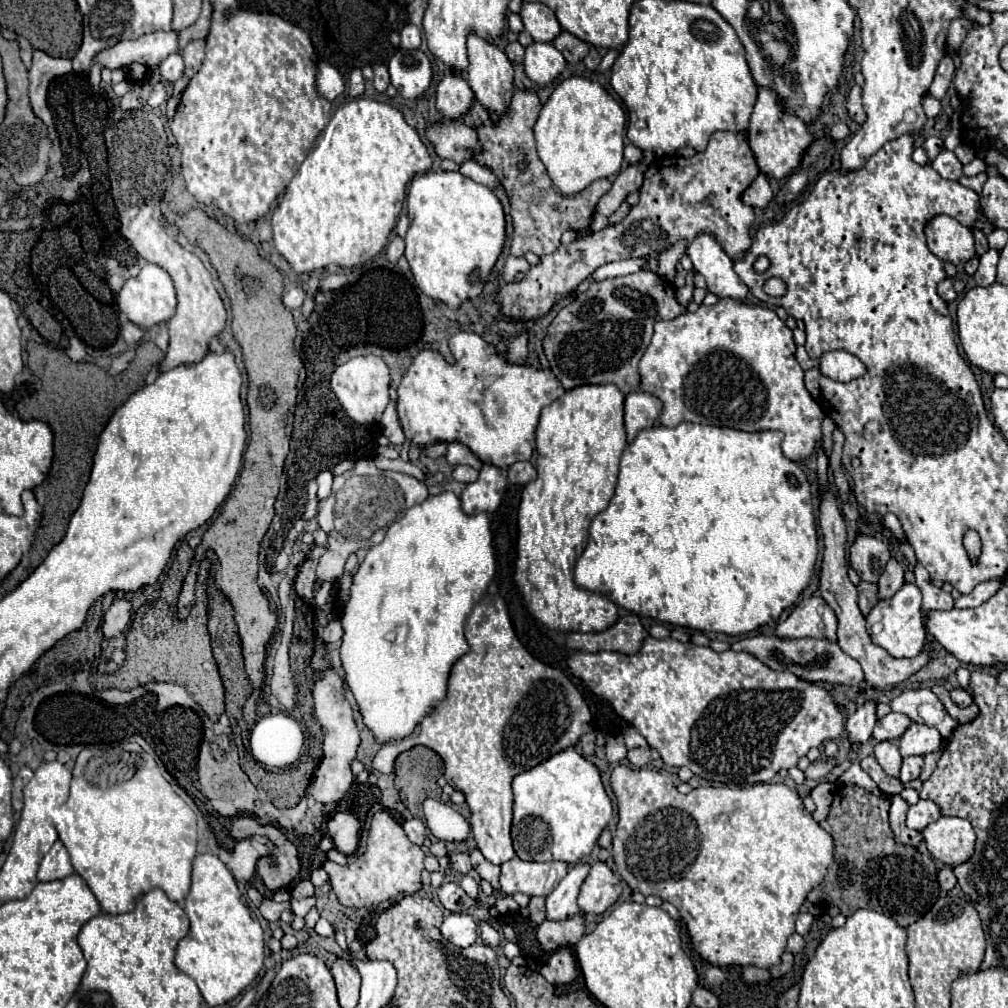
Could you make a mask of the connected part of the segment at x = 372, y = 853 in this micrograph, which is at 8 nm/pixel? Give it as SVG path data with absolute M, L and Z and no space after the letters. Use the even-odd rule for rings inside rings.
M379 811L373 815L371 831L367 839L367 851L357 857L349 865L339 865L327 860L323 868L329 875L331 885L339 901L347 907L370 907L378 905L381 901L387 901L395 895L413 895L421 889L421 871L425 859L425 851L411 843L403 831L403 827L385 811ZM363 863L363 865L355 865Z

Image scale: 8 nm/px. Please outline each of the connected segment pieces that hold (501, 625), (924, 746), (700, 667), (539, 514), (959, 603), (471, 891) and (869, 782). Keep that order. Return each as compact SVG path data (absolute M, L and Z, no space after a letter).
M501 597L491 601L485 599L475 605L471 615L467 617L465 637L471 649L453 665L447 699L441 701L437 709L421 721L415 743L425 745L441 755L441 759L445 761L443 775L447 783L453 789L461 791L467 799L467 805L471 807L469 823L479 851L485 855L487 861L501 865L515 857L509 835L513 815L513 777L533 769L535 765L547 761L563 749L575 747L589 729L591 711L579 689L561 669L545 665L529 655L529 651L519 643Z
M911 723L909 729L901 735L899 751L903 757L909 755L927 755L937 751L941 745L941 733L935 727L923 723Z
M647 637L645 643L643 643L643 649L639 655L633 655L633 657L623 657L619 653L607 653L607 651L601 651L601 653L575 653L569 657L567 661L571 673L579 679L583 679L583 683L599 697L607 699L615 713L619 717L623 717L627 723L631 723L649 743L651 749L657 749L661 759L671 765L671 767L689 767L695 775L703 777L703 779L709 779L709 781L717 781L717 783L739 783L739 785L745 785L745 783L769 783L777 773L779 769L791 769L797 765L797 761L811 749L811 747L819 747L823 745L825 741L829 739L837 739L843 729L845 729L845 723L843 723L843 715L839 713L839 709L835 707L831 695L827 689L821 689L809 681L803 681L799 677L795 677L793 673L789 671L773 671L771 667L767 667L765 663L761 663L757 657L753 657L751 653L747 651L723 651L723 653L715 653L711 647L697 647L693 643L681 643L681 641L675 641L671 637L667 639L653 639L653 637Z
M585 385L567 391L541 411L537 479L527 483L521 493L513 579L523 593L527 611L547 629L589 633L617 623L617 605L577 587L573 567L587 545L591 519L609 505L615 493L619 459L627 445L623 401L625 395L613 385Z
M1001 579L997 581L989 581L989 583L979 583L969 595L961 595L955 599L955 607L957 609L965 609L965 607L979 607L981 603L985 603L995 591L997 587L1001 587Z
M464 875L460 881L461 888L473 899L479 899L479 888L477 882L469 875Z
M853 763L853 765L837 779L837 783L841 783L841 785L859 785L859 787L863 787L865 791L869 791L869 793L873 793L873 795L893 799L893 795L887 795L885 791L881 791L881 789L877 787L877 783L861 769L859 763Z

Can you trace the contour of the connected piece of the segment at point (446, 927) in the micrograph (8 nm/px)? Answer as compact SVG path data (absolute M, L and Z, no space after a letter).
M451 913L441 925L441 933L457 947L469 947L477 941L479 923L469 913Z

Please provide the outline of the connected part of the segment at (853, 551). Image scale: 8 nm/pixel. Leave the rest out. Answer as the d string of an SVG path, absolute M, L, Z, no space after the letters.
M857 535L849 547L849 563L863 581L877 583L885 563L891 559L889 543L873 535Z

